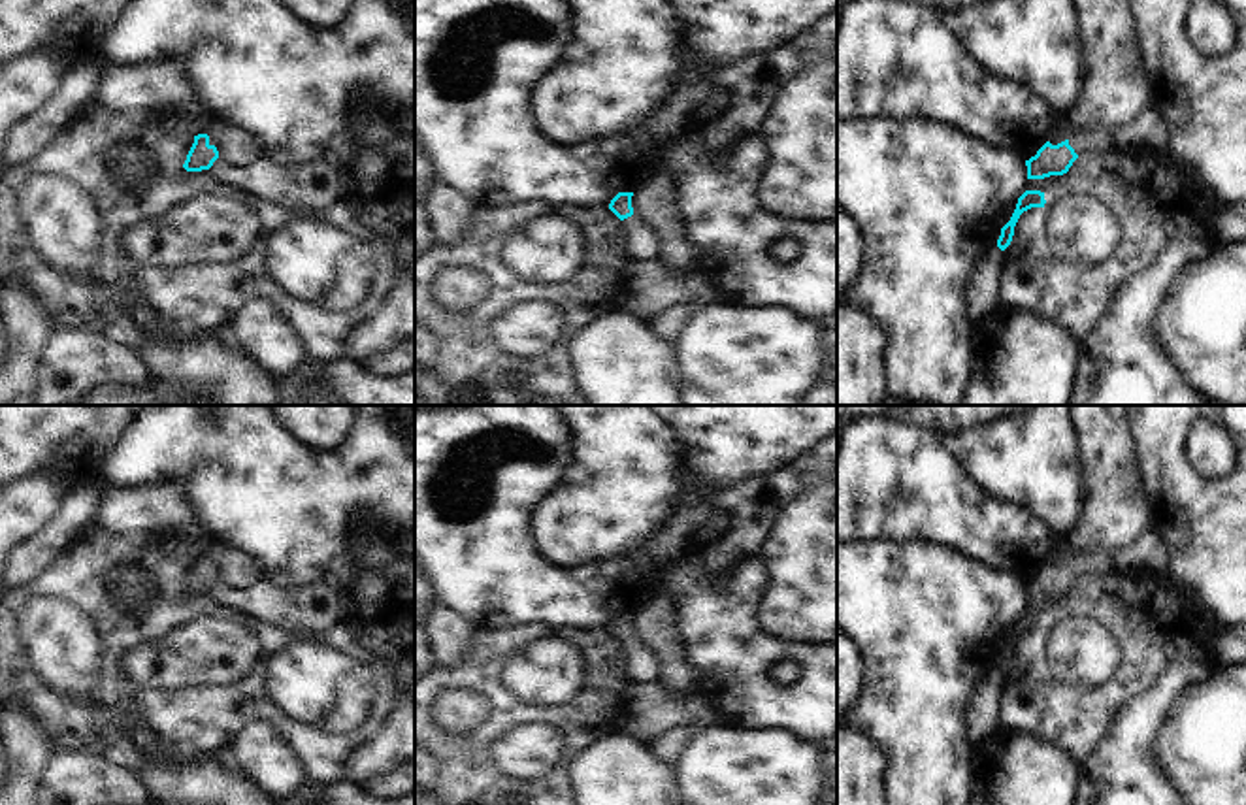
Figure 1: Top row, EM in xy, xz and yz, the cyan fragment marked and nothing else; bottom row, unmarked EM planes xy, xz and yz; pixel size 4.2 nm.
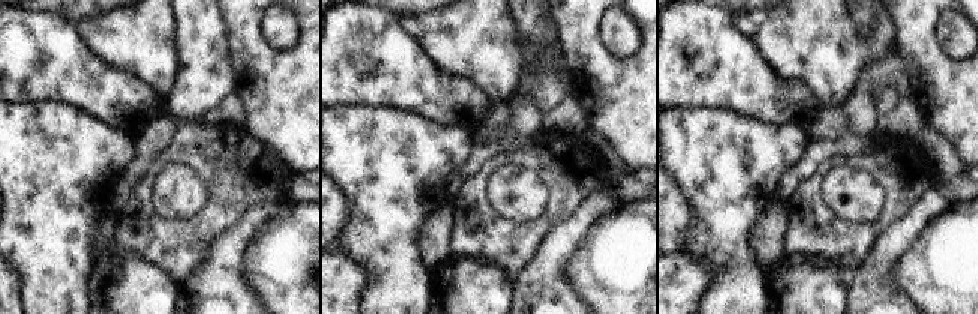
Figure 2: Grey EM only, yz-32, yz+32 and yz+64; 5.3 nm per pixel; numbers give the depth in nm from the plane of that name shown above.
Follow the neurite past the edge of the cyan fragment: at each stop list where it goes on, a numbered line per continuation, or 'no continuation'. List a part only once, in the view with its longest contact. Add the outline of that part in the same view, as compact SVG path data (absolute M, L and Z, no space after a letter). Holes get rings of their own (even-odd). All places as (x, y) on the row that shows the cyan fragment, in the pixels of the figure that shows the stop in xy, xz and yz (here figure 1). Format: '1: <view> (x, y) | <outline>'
1: yz (1082, 140) | M1074 128L1069 136L1069 145L1076 155L1095 155L1107 143L1107 136L1099 128Z

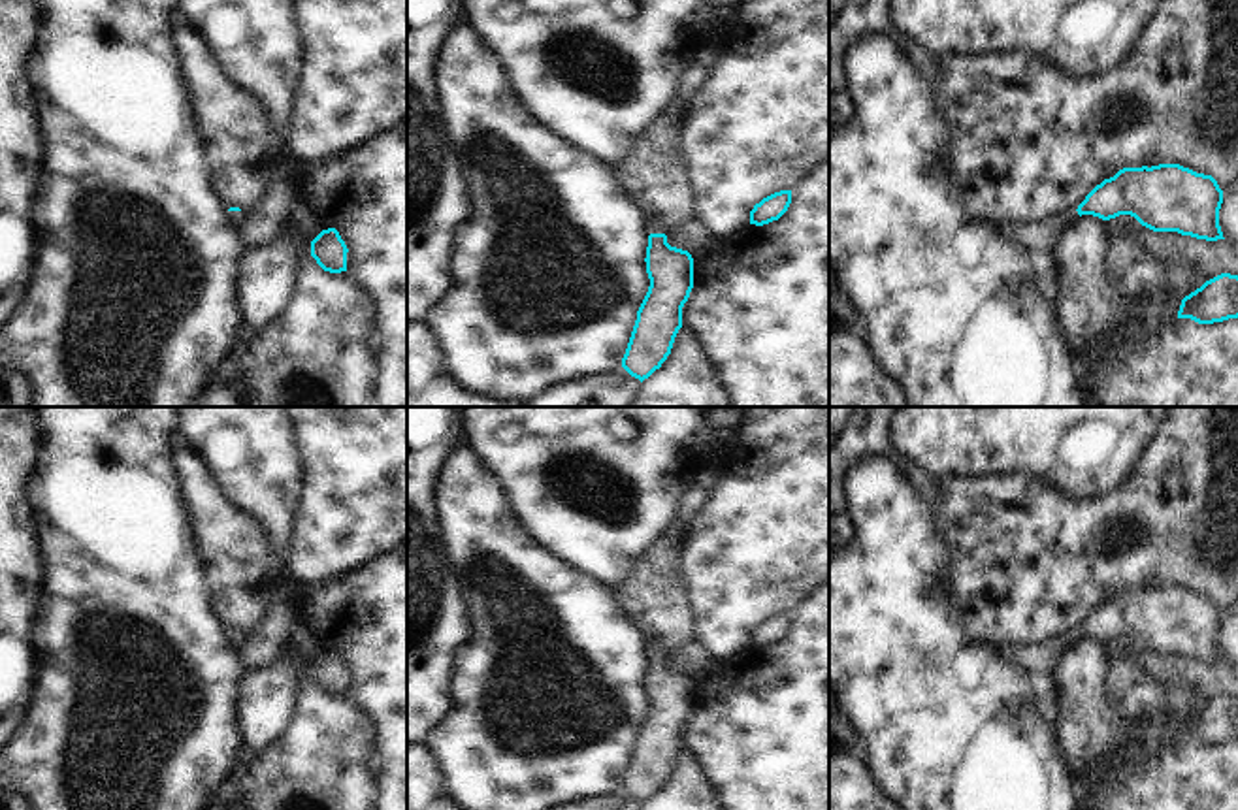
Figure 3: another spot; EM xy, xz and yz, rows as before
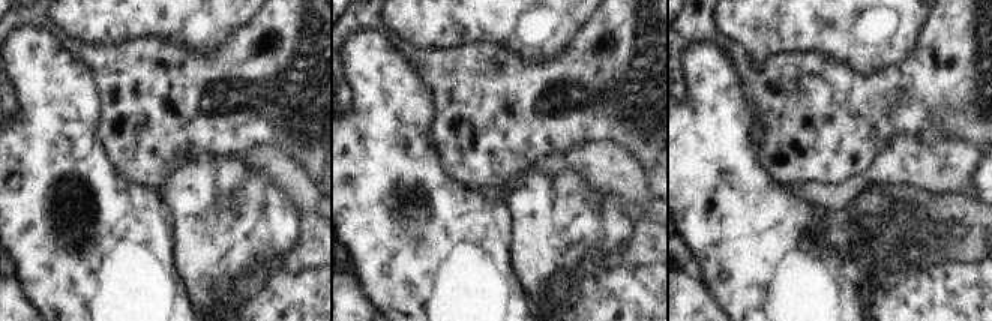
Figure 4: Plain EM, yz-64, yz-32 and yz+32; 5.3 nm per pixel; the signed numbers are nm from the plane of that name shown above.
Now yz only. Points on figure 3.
1: yz (1041, 238) | M1070 209L1059 217L1051 217L1040 224L1004 224L999 230L1014 243L1025 247L1033 254L1051 254L1057 237L1078 219L1078 211Z

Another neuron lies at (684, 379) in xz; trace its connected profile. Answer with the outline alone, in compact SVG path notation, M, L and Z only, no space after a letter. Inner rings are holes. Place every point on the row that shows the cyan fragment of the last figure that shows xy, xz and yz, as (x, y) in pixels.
M680 328L671 354L644 379L629 407L733 407L688 328Z

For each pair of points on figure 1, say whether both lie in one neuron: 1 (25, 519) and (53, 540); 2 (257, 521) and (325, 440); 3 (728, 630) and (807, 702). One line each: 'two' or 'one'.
1: two
2: two
3: one

